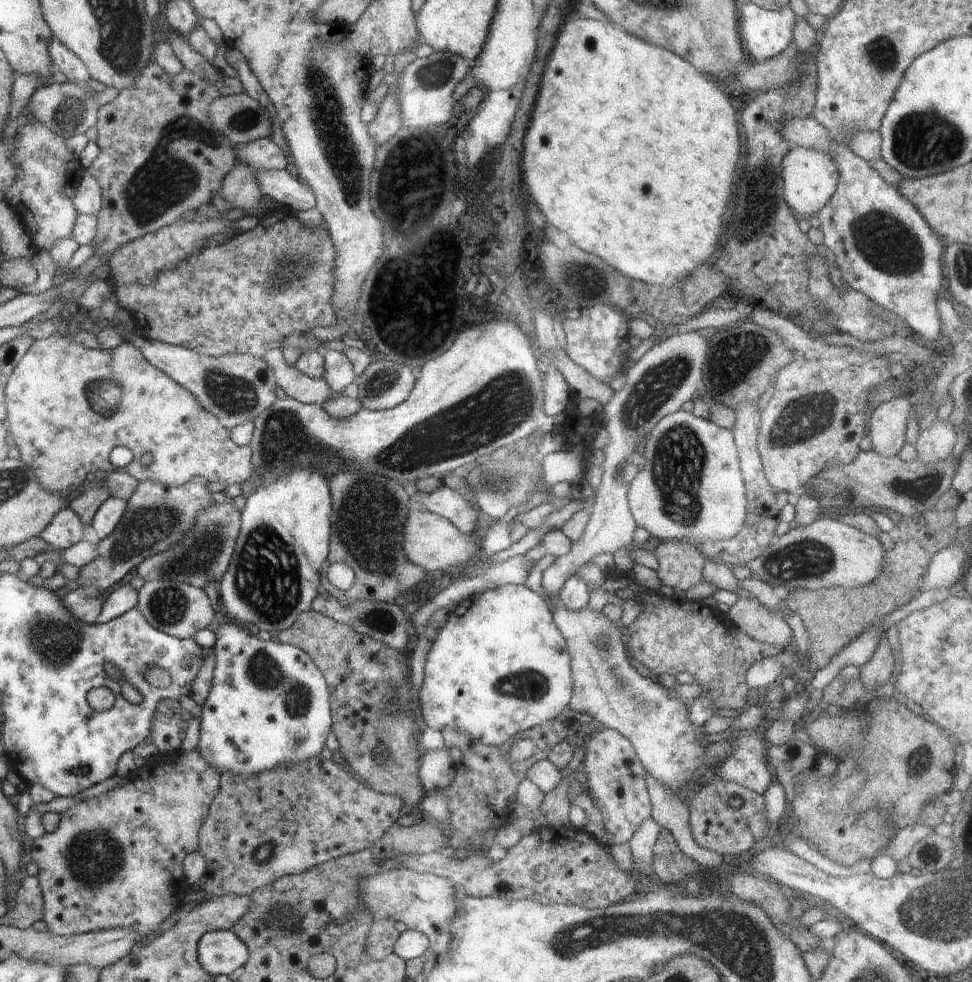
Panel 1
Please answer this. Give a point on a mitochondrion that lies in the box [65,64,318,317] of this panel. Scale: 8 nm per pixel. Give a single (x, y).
(167, 179)

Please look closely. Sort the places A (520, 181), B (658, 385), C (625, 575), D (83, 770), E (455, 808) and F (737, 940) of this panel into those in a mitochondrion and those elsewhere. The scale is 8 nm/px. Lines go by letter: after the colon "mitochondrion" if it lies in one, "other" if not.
A: other
B: mitochondrion
C: other
D: other
E: other
F: mitochondrion

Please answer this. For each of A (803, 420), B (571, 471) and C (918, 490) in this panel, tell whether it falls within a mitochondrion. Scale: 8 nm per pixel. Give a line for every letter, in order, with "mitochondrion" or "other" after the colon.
A: mitochondrion
B: other
C: mitochondrion

